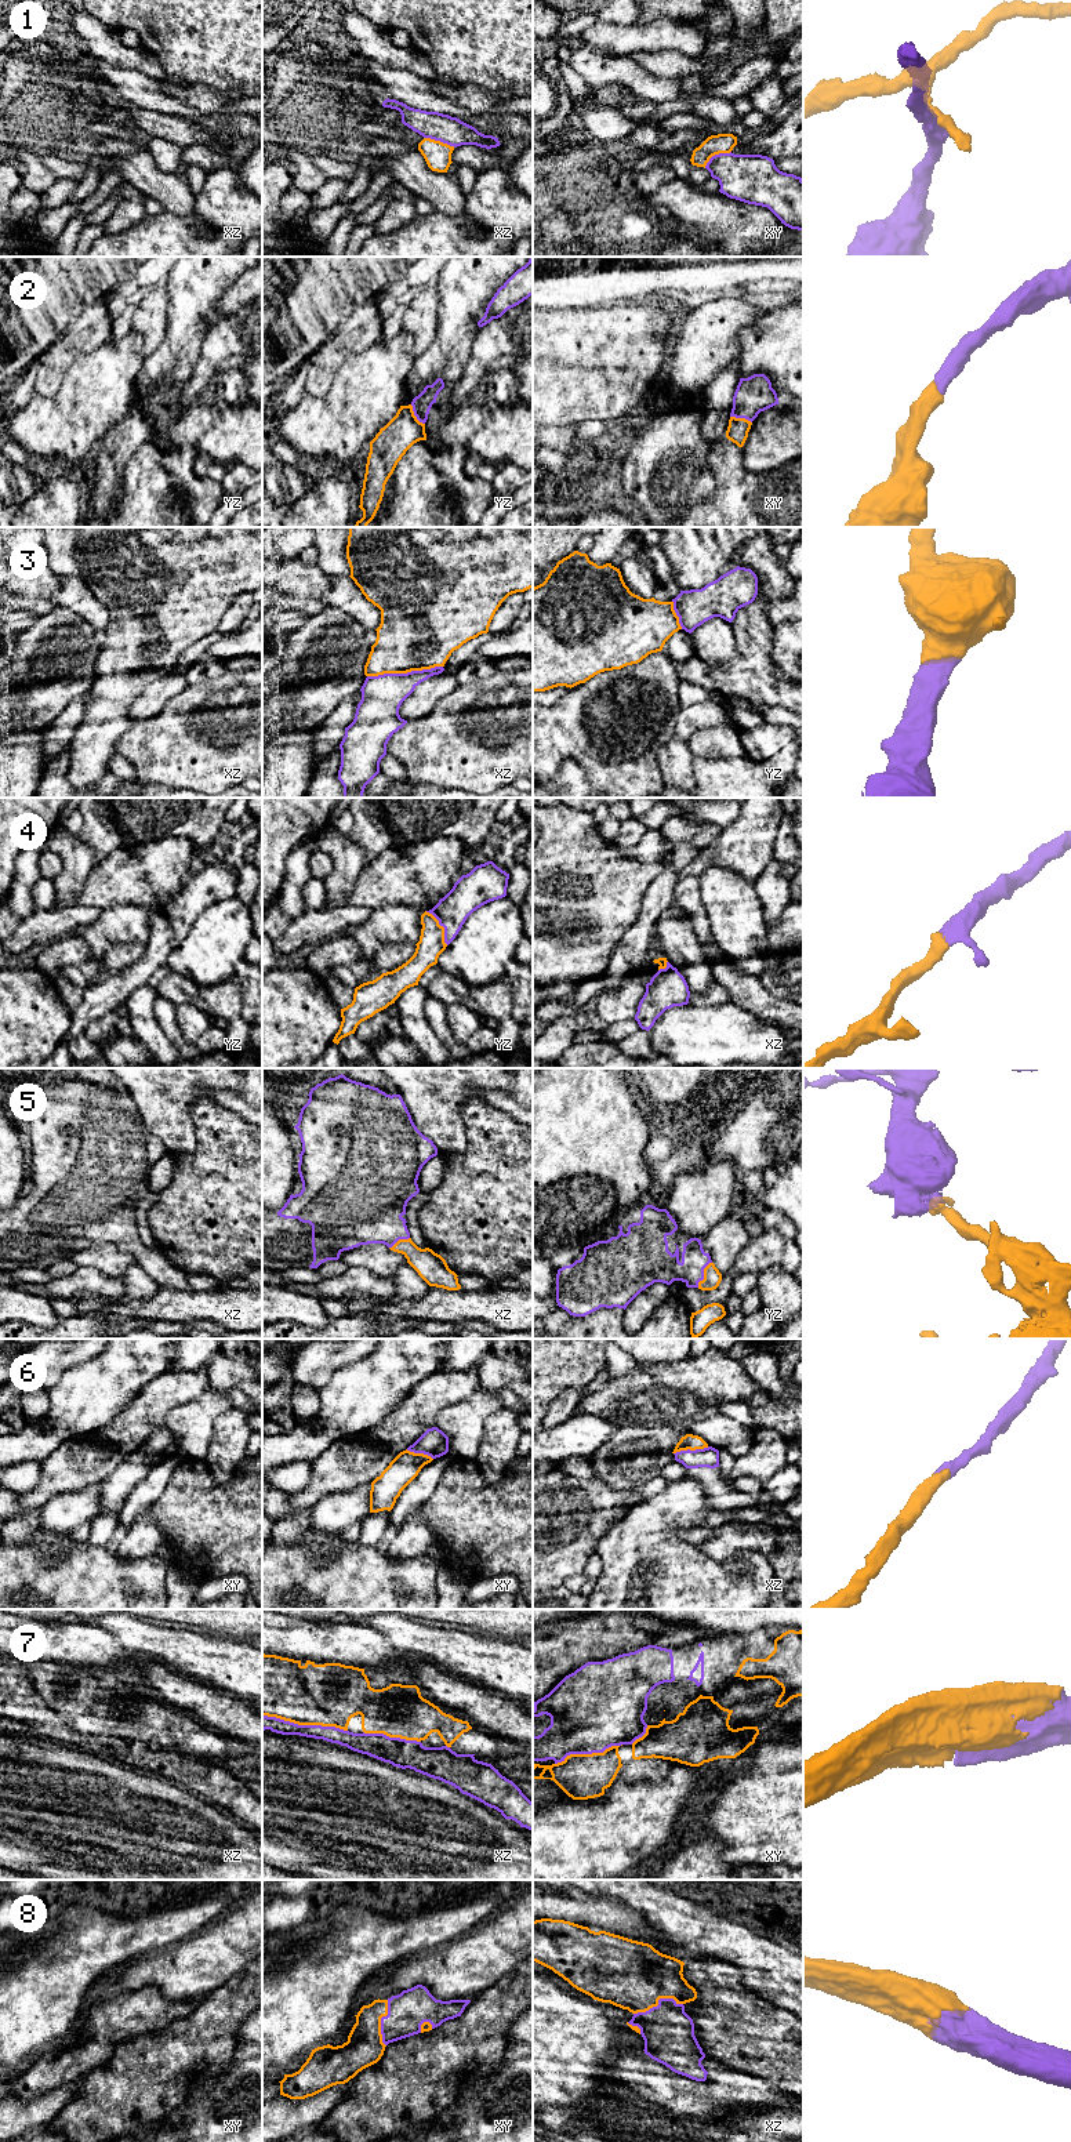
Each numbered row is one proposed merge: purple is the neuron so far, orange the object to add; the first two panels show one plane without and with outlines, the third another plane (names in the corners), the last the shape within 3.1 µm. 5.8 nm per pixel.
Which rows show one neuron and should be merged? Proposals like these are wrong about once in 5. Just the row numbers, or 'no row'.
2, 3, 4, 5, 6, 7, 8

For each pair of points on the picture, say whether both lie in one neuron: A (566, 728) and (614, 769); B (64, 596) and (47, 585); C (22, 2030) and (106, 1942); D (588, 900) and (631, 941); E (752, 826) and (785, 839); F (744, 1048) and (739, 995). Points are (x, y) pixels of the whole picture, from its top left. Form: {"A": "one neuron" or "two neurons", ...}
{"A": "one neuron", "B": "two neurons", "C": "one neuron", "D": "two neurons", "E": "two neurons", "F": "two neurons"}

